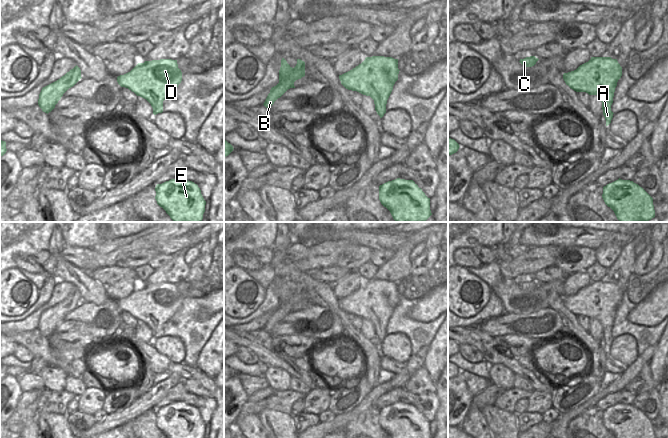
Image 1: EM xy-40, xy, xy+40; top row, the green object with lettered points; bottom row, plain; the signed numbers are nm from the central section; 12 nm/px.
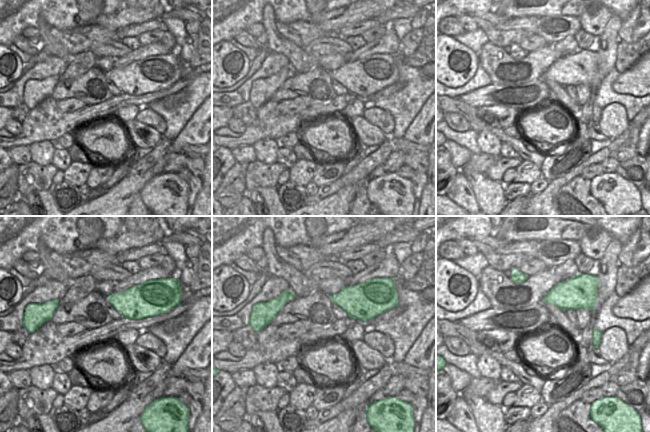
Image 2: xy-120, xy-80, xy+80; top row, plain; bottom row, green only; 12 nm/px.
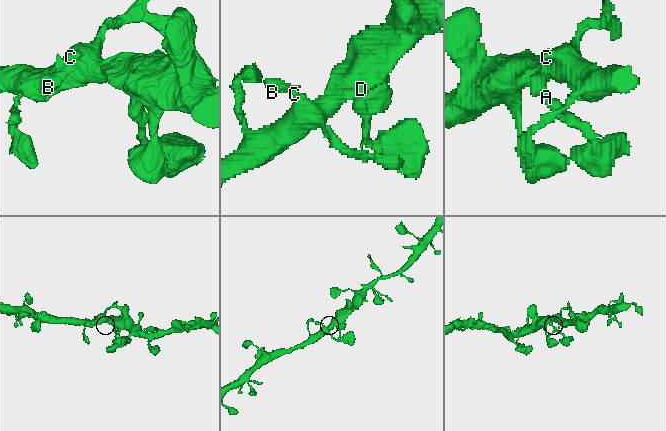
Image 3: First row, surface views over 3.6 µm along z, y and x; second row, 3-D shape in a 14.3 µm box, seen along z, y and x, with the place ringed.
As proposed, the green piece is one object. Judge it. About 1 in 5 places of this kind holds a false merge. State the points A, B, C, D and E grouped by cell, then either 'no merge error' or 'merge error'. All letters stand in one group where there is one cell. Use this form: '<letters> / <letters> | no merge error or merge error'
A B C D E | no merge error

